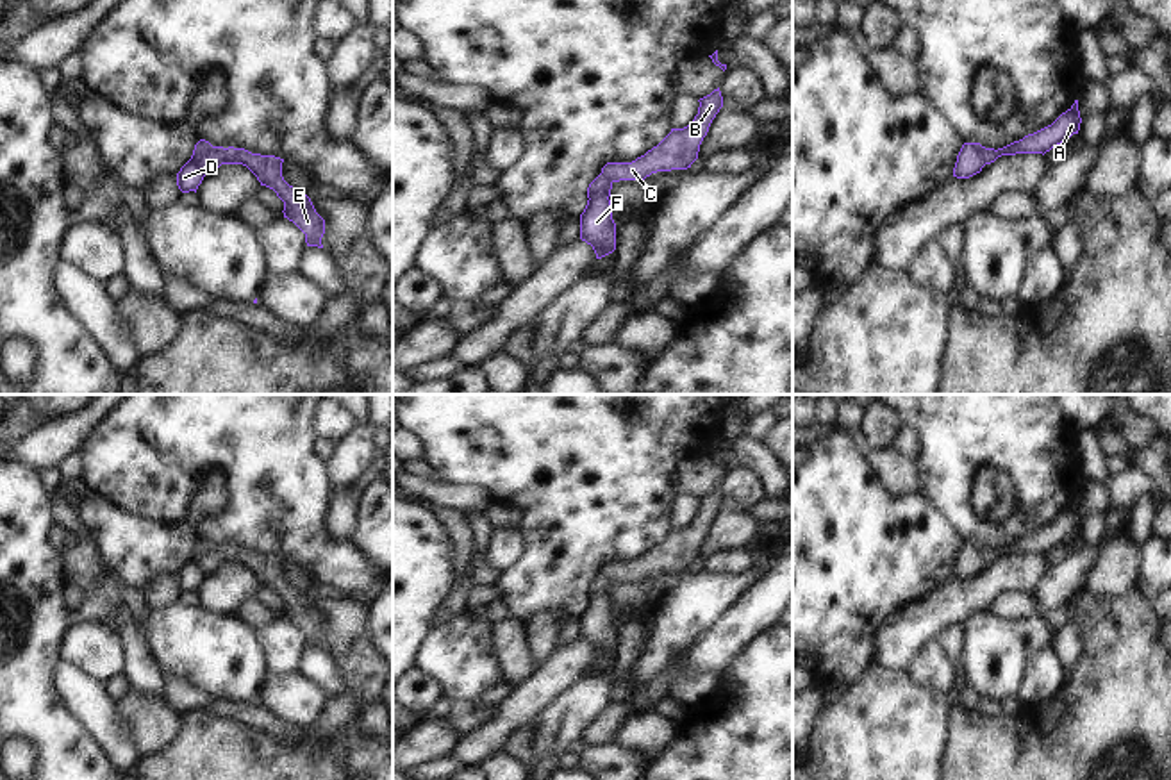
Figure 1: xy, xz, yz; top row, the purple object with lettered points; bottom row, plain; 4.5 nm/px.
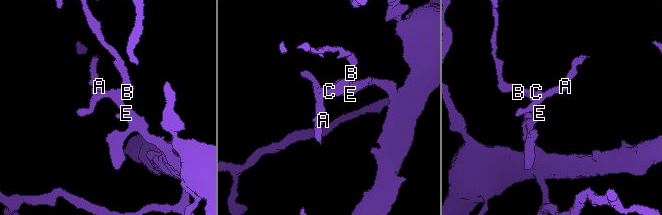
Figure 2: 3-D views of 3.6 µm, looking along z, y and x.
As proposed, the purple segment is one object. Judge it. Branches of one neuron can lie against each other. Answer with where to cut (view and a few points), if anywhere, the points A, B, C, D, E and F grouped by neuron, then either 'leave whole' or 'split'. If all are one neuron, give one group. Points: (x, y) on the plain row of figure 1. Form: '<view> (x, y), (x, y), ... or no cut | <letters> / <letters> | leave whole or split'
xy (211, 545), (200, 557), (200, 572), (204, 575) | A D F / B C E | split

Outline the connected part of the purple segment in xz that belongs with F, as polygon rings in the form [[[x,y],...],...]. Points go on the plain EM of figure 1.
[[[600,573],[587,587],[587,605],[580,614],[580,639],[593,646],[596,659],[616,650],[616,623],[610,607],[612,582]]]

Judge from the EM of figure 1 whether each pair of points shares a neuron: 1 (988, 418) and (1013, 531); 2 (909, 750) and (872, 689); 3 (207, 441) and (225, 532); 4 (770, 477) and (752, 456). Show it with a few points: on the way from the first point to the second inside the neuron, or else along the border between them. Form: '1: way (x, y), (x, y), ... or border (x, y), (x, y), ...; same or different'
1: way (1016, 447), (1029, 459), (1029, 502); same
2: way (895, 736), (884, 723), (880, 704); same
3: way (231, 464), (238, 472), (238, 509); same
4: way (768, 472), (757, 461); same

